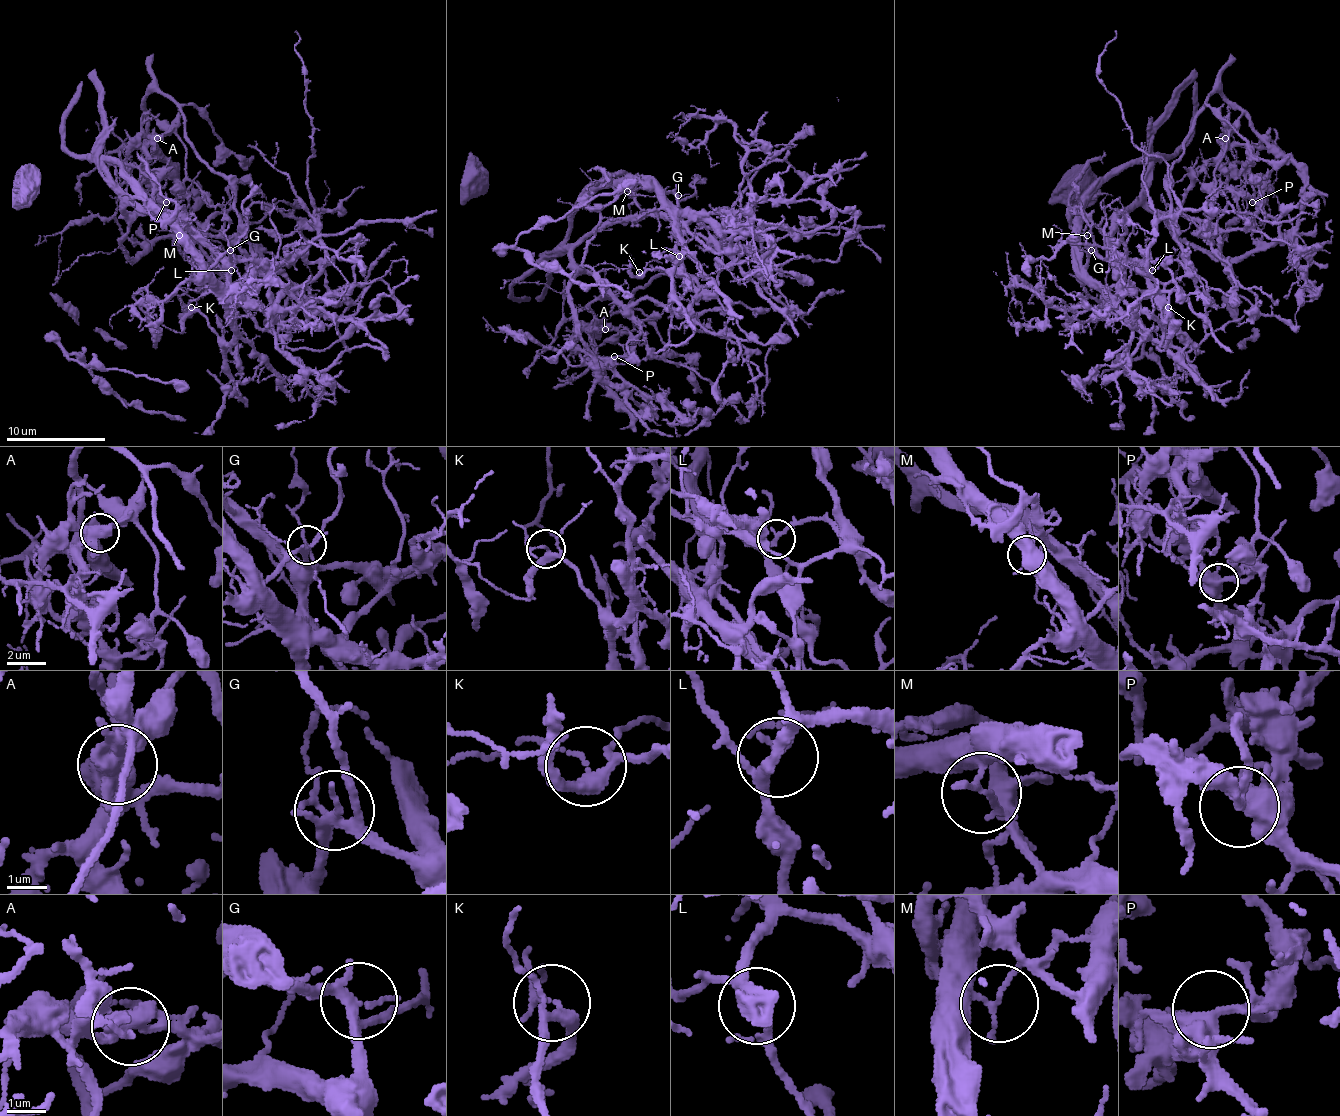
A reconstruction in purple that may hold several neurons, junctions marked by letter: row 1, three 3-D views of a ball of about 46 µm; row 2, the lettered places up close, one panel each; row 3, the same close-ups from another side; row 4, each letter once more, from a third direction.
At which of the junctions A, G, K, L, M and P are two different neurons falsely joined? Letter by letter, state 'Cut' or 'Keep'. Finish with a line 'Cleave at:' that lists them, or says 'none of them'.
A: Cut
G: Keep
K: Keep
L: Cut
M: Cut
P: Keep
Cleave at: A, L, M

